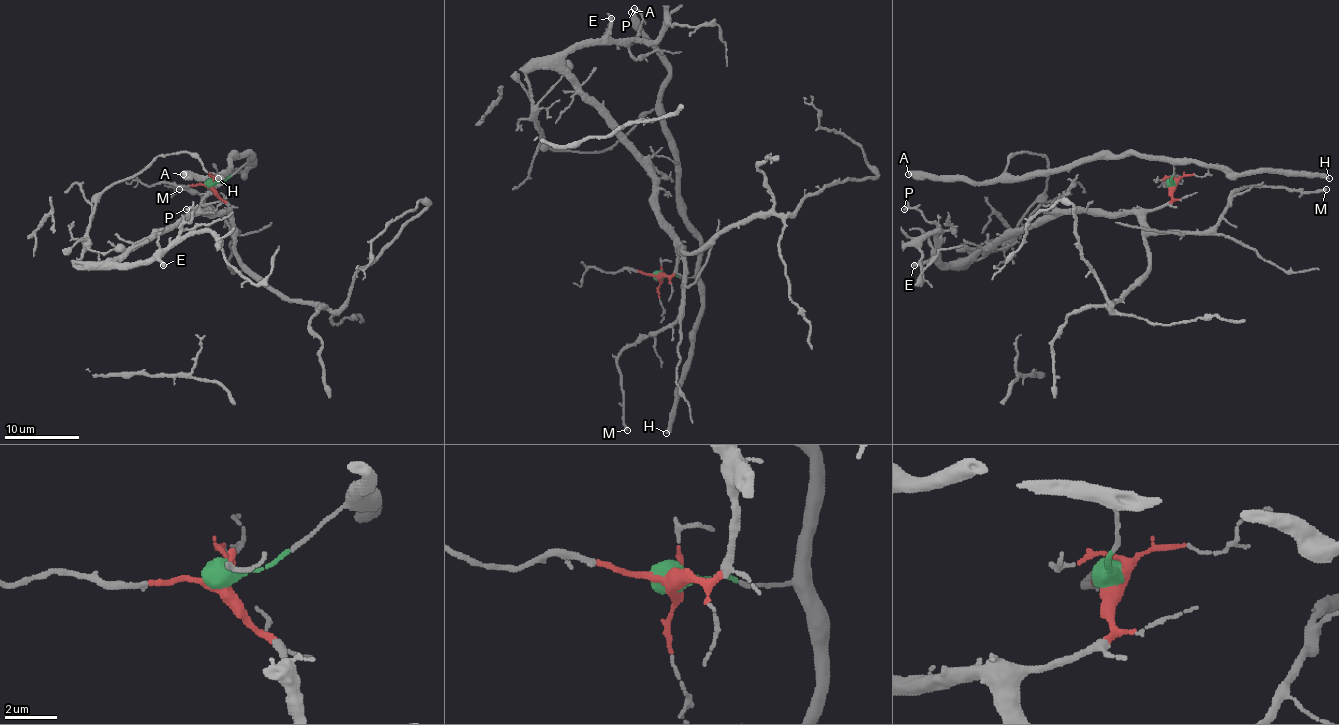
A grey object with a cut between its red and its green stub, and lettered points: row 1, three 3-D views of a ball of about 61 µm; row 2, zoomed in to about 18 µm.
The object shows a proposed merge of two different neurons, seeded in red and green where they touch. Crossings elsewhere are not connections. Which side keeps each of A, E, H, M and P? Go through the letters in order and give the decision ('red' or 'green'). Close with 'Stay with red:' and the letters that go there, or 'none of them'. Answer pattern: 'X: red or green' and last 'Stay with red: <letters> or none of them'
A: green
E: red
H: green
M: red
P: red
Stay with red: E, M, P

